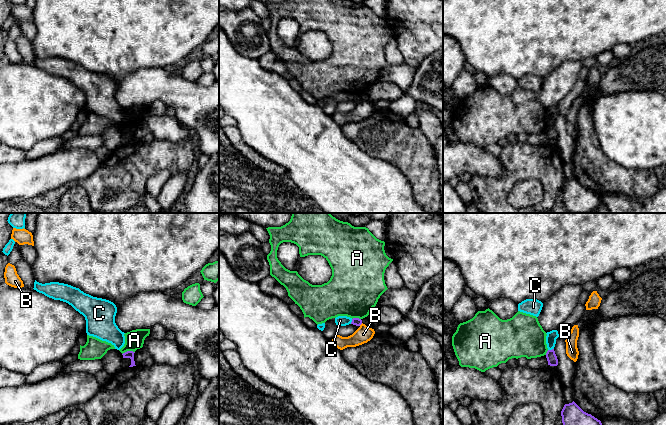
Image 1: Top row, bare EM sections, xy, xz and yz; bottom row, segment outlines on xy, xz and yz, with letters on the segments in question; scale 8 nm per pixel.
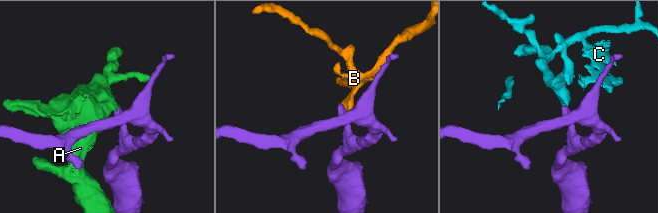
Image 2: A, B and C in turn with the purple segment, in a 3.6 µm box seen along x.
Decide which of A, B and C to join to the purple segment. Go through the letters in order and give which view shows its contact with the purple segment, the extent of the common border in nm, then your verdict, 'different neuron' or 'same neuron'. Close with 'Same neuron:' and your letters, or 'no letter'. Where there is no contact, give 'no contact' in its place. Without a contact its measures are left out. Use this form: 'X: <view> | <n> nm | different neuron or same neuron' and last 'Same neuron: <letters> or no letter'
A: xy | 110 nm | different neuron
B: xz | 40 nm | different neuron
C: yz | 50 nm | different neuron
Same neuron: no letter

